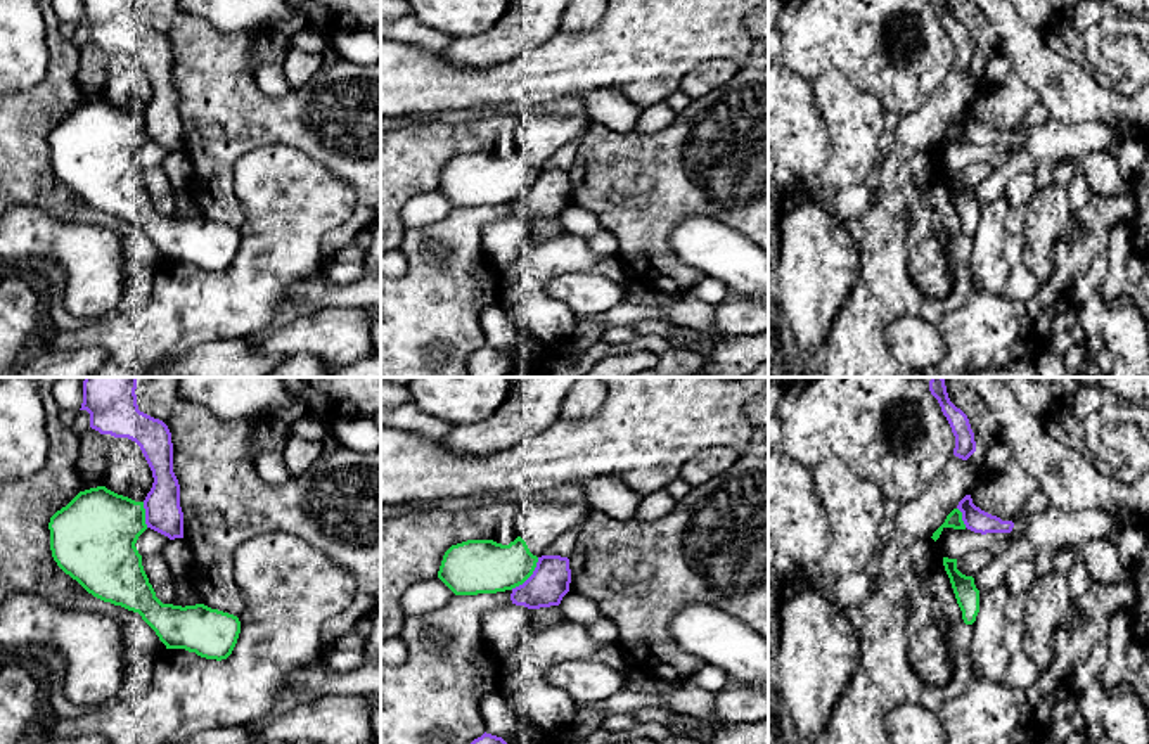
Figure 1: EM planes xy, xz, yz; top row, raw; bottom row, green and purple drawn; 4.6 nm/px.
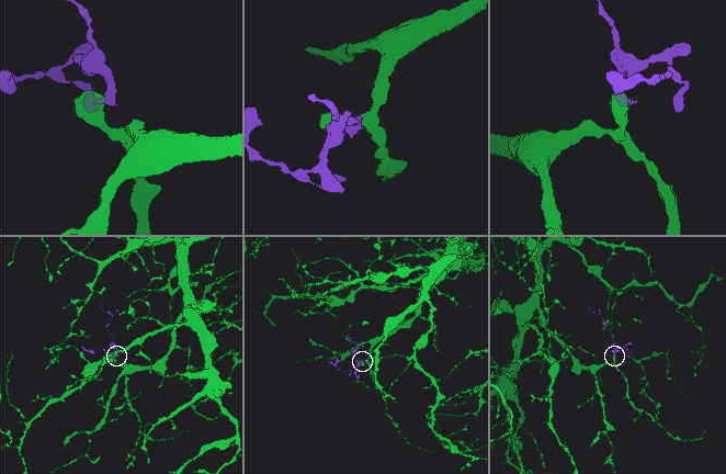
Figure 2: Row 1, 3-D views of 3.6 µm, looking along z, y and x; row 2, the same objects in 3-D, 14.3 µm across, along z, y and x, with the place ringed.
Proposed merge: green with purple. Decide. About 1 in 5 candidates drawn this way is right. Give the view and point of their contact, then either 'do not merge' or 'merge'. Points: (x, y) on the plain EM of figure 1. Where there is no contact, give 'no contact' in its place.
xz (528, 189) | do not merge

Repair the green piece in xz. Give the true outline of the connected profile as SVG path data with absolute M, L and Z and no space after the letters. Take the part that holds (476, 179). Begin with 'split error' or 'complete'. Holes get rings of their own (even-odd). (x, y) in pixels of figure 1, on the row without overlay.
complete | M521 149L509 157L467 152L445 164L438 190L455 208L497 206L523 197L536 175Z

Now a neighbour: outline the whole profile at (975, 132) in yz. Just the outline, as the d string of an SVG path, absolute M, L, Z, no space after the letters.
M947 0L929 3L952 40L955 61L945 81L914 112L898 116L895 142L910 151L931 151L947 128L959 121L966 140L974 145L1011 145L1012 133L1002 133L972 116L971 106L985 83L976 76L976 54L967 28L950 14Z

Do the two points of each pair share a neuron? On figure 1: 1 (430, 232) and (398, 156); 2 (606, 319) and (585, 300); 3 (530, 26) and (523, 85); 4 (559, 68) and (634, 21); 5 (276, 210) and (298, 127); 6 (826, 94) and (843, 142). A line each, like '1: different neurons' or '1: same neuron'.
1: different neurons
2: different neurons
3: different neurons
4: same neuron
5: different neurons
6: same neuron

